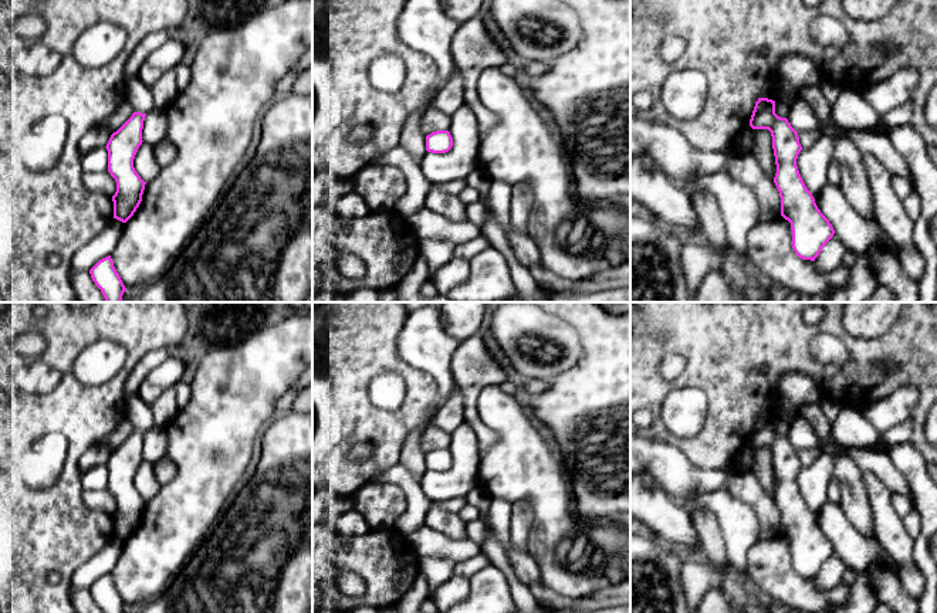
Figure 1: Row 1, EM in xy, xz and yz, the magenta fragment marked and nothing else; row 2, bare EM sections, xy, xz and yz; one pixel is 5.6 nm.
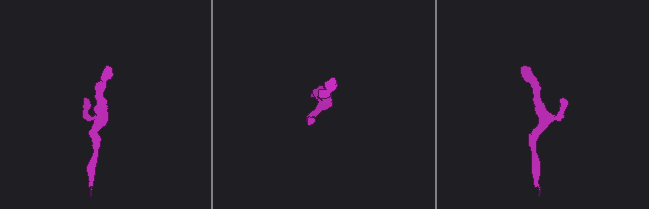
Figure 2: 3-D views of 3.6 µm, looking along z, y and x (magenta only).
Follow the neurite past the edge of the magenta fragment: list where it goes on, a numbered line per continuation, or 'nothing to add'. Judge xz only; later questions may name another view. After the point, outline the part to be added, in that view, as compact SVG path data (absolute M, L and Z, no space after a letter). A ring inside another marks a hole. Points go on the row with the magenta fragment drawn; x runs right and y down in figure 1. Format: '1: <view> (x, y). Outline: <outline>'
nothing to add

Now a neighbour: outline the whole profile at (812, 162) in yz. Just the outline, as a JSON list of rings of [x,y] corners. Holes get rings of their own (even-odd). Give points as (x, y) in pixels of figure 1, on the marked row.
[[[821,136],[813,146],[802,149],[798,155],[799,175],[815,200],[828,184],[828,167],[832,162],[833,146],[833,138]]]

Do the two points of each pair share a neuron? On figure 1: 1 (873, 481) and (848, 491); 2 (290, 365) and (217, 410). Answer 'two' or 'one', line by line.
1: two
2: one

